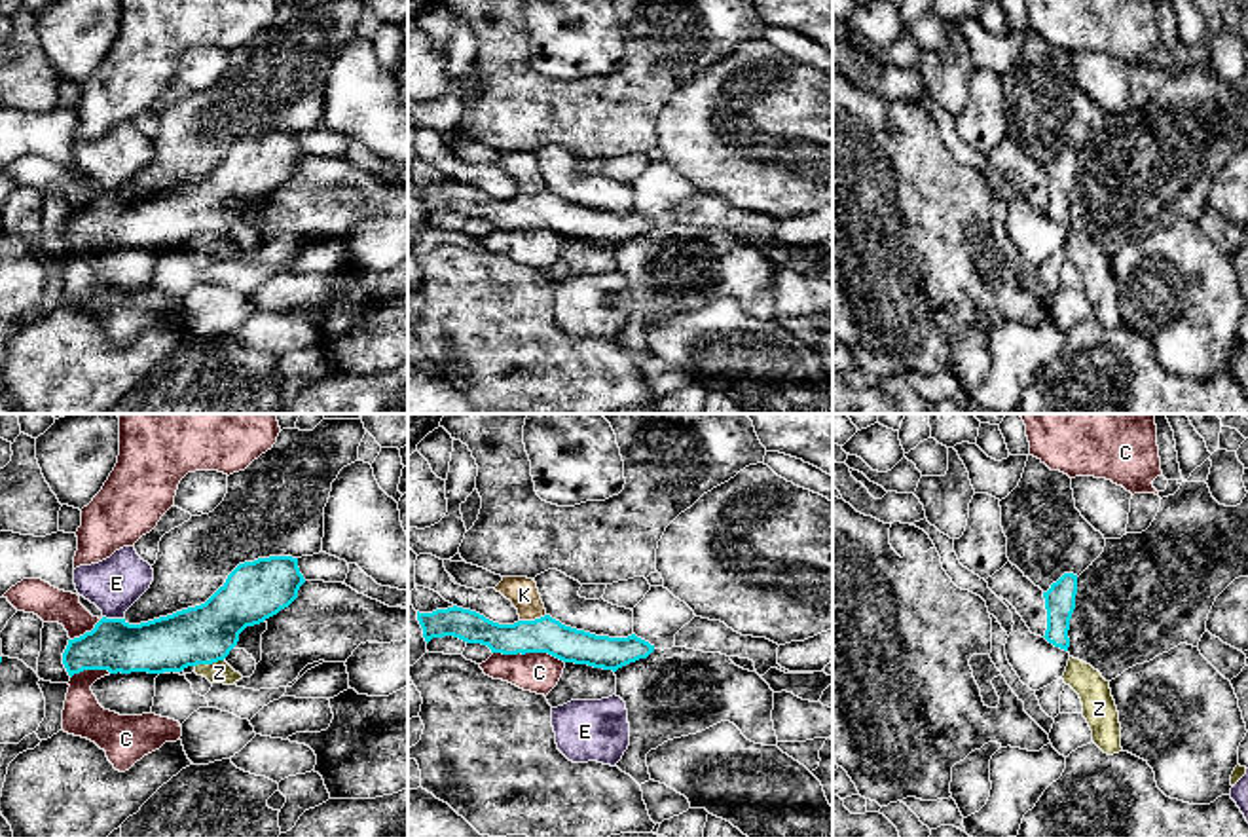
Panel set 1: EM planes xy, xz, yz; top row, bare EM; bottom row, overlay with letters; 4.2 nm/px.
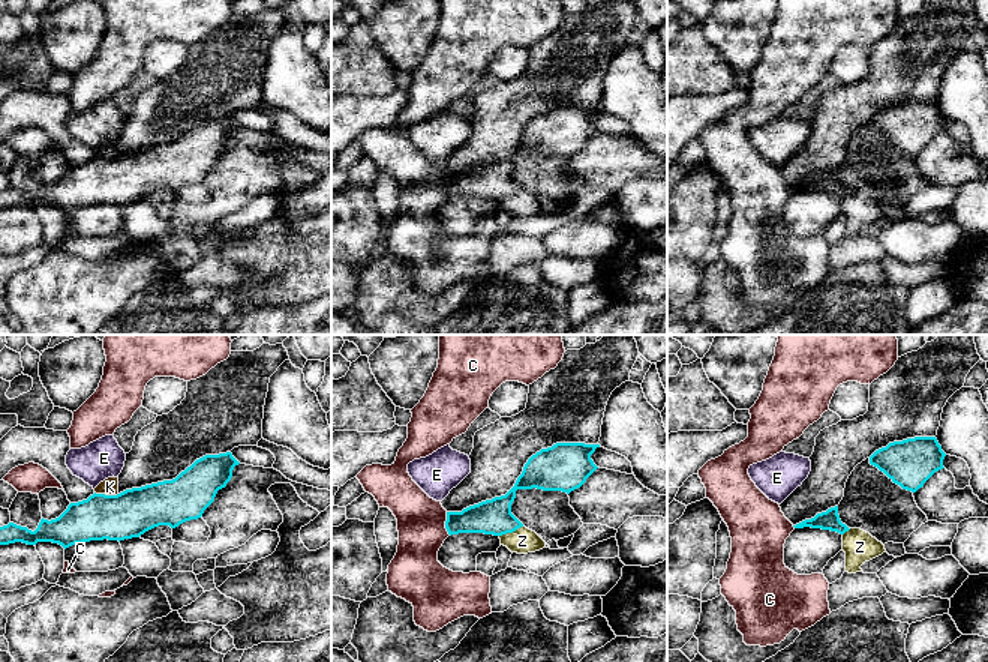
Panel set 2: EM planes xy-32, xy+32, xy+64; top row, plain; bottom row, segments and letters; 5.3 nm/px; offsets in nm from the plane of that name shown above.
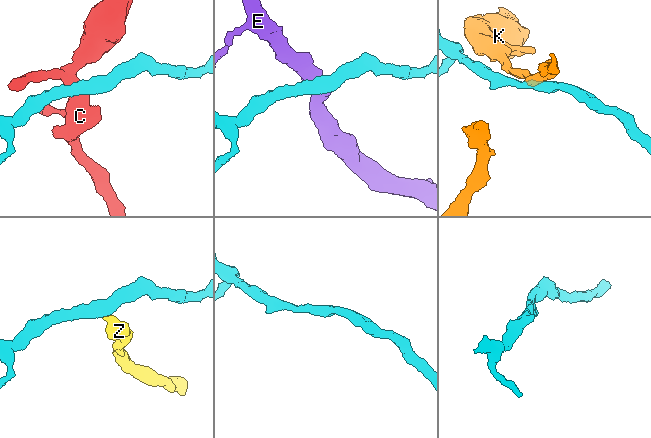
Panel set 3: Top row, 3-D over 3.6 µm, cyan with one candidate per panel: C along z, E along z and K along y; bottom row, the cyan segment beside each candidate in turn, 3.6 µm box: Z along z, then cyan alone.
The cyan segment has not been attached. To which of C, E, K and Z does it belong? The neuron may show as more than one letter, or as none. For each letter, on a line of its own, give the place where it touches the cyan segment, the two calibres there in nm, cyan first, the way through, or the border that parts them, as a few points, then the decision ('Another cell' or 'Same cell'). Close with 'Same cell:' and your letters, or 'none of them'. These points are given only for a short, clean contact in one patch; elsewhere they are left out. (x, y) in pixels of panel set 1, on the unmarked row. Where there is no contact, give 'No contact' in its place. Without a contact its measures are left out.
C: Touches cyan at xz (530, 226). Thickness 150 nm (cyan) against 180 nm. Boundary: xz (494, 226), (550, 228), (564, 238). Another cell
E: Touches cyan at xy (112, 194). Thickness 240 nm (cyan) against 220 nm. Boundary: xy (103, 190), (122, 194). Another cell
K: Touches cyan at xz (532, 196). Thickness 150 nm (cyan) against 130 nm. Boundary: xz (545, 188), (520, 196). Another cell
Z: Touches cyan at xy (209, 238). Thickness 260 nm (cyan) against 100 nm. Path across: xy (203, 209), (209, 238), (219, 247). Same cell
Same cell: Z

